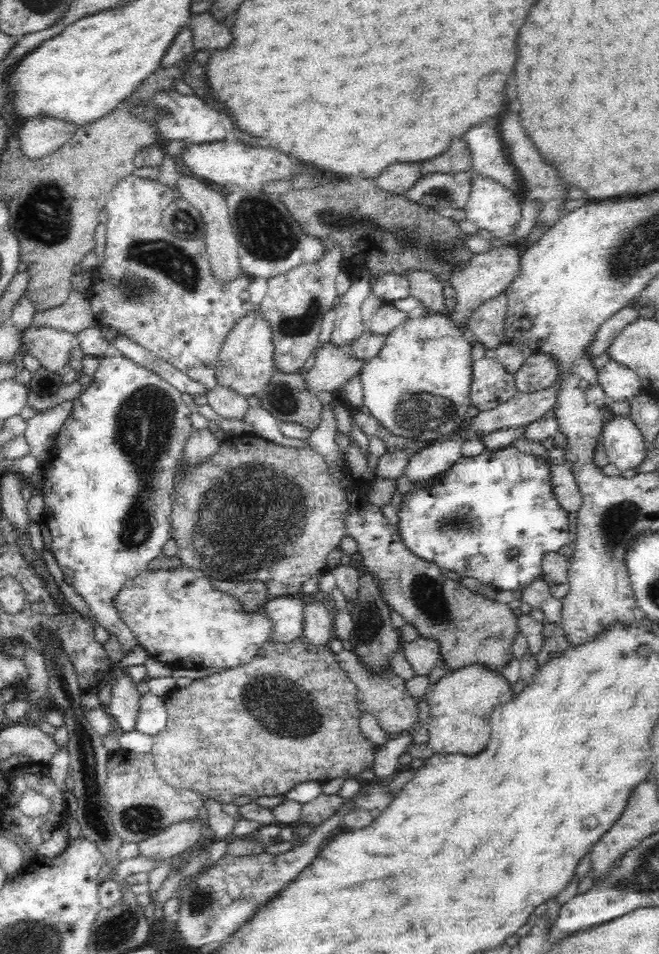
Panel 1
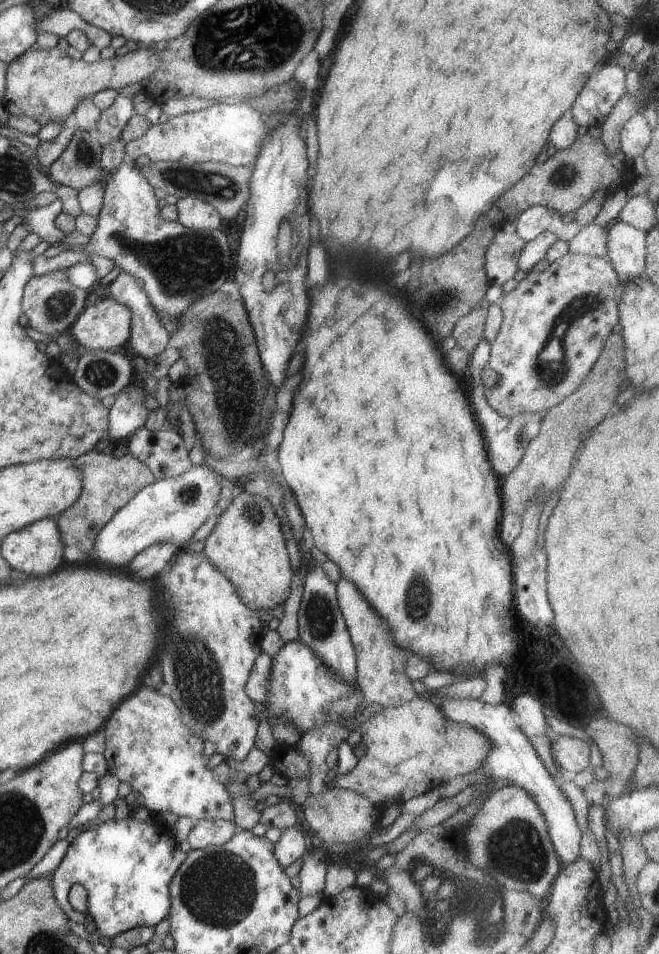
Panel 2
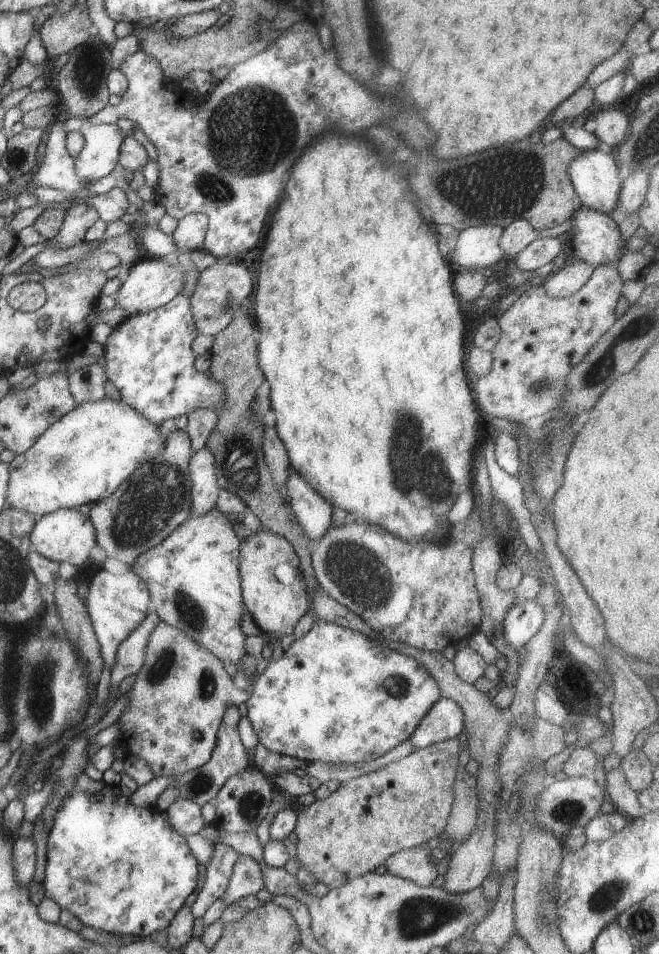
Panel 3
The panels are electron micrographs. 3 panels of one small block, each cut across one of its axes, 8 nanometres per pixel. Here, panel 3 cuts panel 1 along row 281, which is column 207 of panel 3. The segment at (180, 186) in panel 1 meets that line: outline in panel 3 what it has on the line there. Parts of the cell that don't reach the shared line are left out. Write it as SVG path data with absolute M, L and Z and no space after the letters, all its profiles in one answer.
M193 213L179 220L172 234L170 246L177 245L182 251L198 252L207 238L209 219L206 214Z

